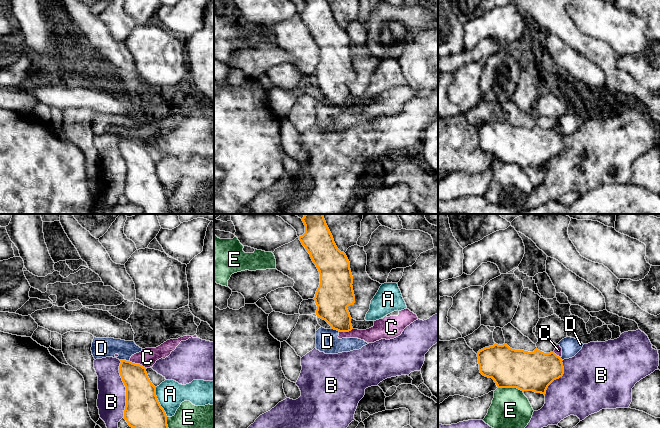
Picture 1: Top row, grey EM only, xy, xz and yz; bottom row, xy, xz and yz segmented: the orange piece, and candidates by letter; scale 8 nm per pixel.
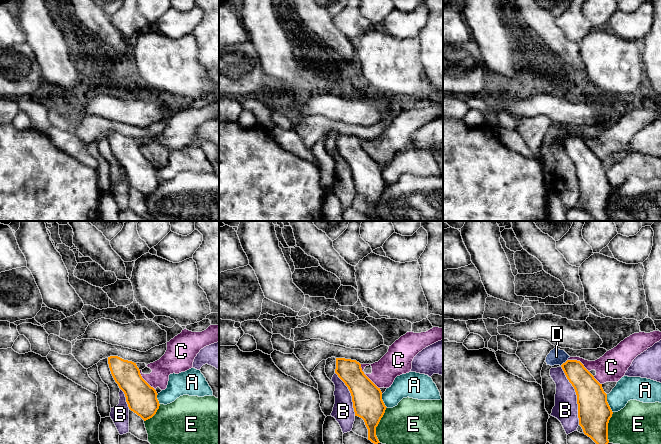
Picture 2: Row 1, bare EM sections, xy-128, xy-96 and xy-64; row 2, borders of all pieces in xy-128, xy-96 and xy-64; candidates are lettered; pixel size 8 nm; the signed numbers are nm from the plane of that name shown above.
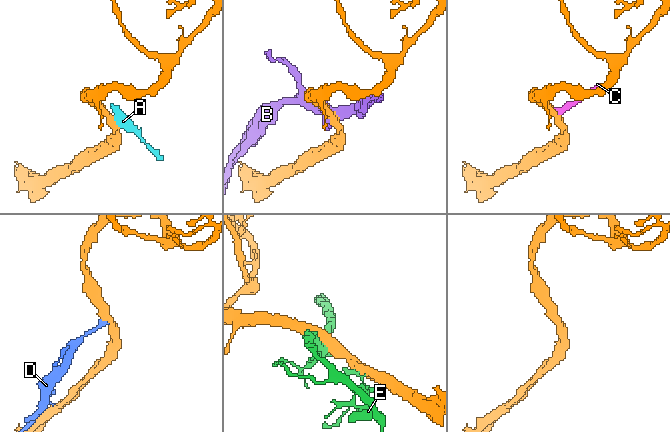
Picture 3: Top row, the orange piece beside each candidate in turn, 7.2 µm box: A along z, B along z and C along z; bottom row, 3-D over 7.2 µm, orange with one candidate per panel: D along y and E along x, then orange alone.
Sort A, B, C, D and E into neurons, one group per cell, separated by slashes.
A / B / C D / E

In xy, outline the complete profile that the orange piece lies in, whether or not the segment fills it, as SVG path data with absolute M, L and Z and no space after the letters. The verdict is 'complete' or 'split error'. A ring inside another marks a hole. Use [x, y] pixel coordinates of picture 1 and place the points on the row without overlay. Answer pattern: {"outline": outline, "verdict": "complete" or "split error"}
{"outline": "M120 137L119 149L126 163L124 195L130 203L142 207L144 214L170 214L167 191L157 175L156 163L150 157L146 144L130 137Z", "verdict": "complete"}

